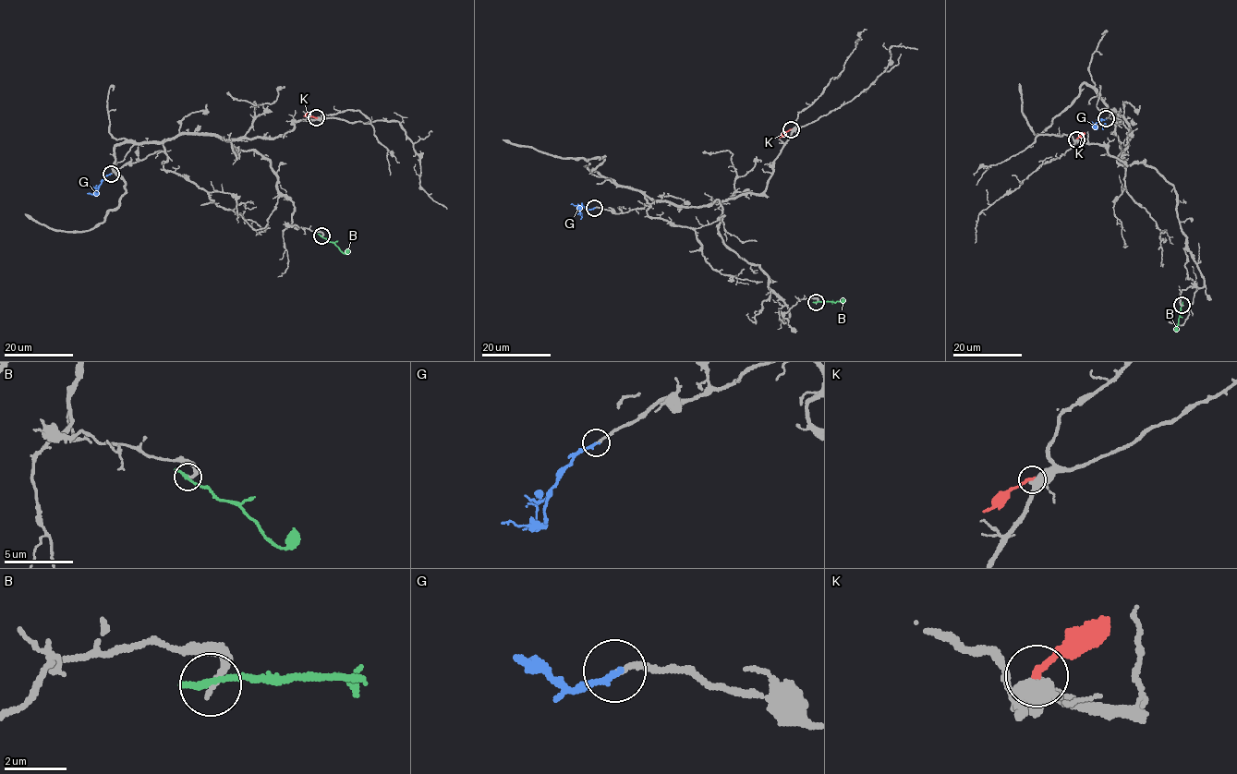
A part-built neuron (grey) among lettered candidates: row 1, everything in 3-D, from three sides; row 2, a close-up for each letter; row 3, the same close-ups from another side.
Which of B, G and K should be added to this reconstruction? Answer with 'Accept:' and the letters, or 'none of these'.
Accept: G

